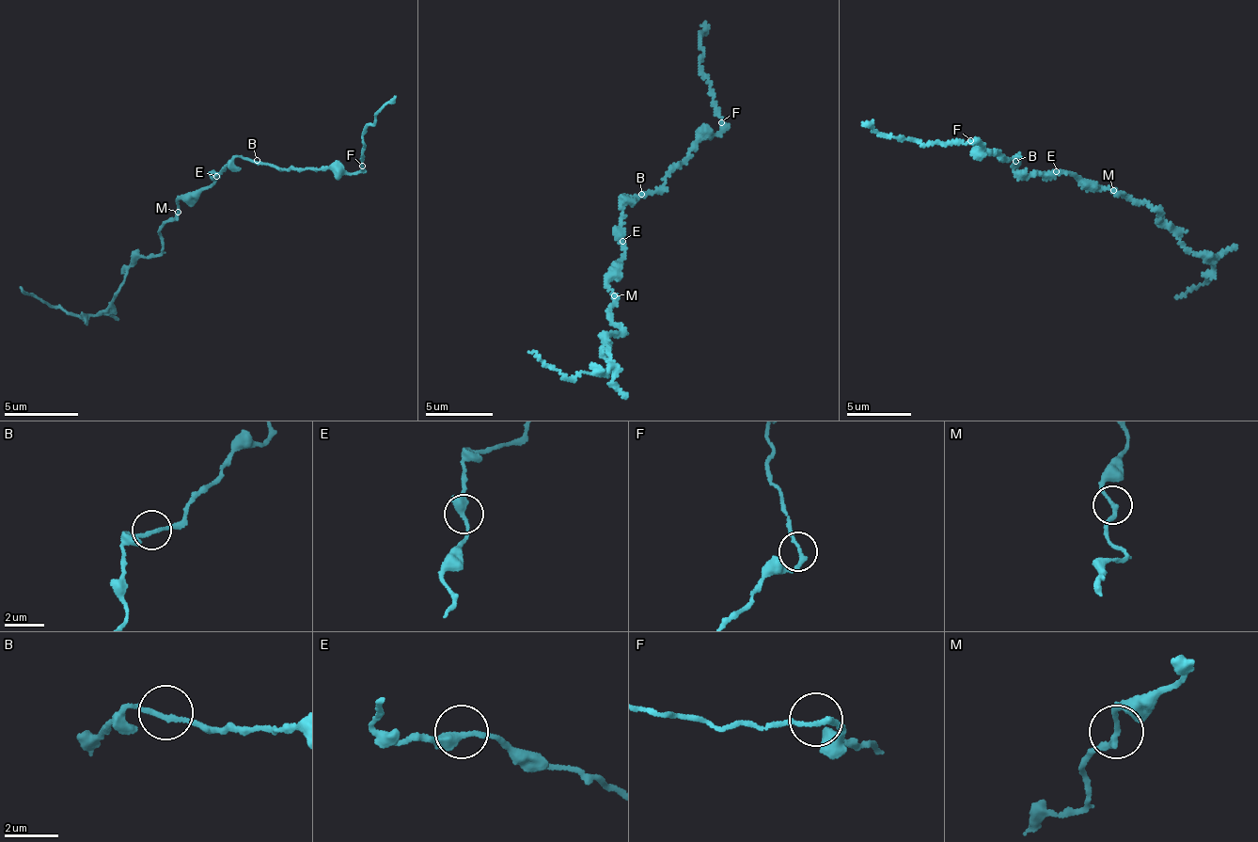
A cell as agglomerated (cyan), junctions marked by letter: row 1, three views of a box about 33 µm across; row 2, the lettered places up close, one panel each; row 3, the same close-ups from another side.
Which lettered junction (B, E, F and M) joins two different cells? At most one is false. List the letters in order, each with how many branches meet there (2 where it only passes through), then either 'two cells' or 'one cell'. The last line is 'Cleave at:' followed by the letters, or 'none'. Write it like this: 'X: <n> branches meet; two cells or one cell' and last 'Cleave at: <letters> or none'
B: 2 branches meet; one cell
E: 2 branches meet; one cell
F: 2 branches meet; one cell
M: 2 branches meet; two cells
Cleave at: M

